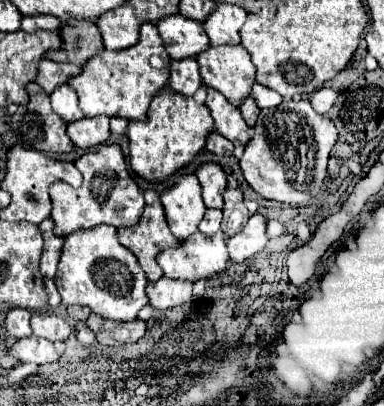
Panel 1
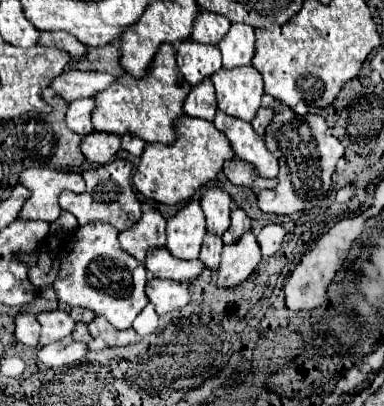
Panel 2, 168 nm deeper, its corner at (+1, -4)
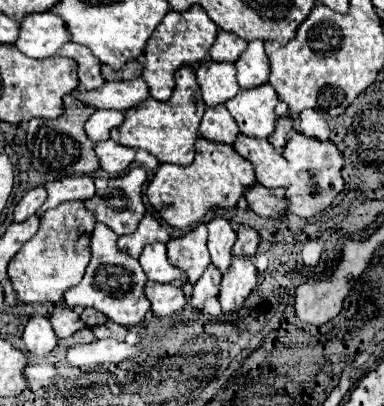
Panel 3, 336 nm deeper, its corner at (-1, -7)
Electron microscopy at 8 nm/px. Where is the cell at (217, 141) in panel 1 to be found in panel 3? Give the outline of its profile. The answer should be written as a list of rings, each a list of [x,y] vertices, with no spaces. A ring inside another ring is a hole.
[[[253,184],[245,192],[245,200],[253,212],[259,216],[279,216],[285,212],[285,202],[283,202],[283,188],[265,188],[261,184]]]

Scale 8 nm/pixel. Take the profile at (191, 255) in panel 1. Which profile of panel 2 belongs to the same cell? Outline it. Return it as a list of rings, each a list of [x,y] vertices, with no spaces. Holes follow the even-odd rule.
[[[165,247],[161,249],[149,249],[147,259],[145,259],[145,267],[161,279],[173,279],[173,281],[189,281],[193,277],[197,277],[205,267],[203,263],[197,261],[183,261],[173,257]]]

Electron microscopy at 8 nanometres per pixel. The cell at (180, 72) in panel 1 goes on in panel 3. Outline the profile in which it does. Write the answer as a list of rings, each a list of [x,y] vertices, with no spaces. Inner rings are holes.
[[[217,104],[205,108],[199,132],[203,138],[223,142],[223,144],[233,144],[235,132],[239,132],[239,128],[231,118],[231,114],[227,112],[227,108],[223,104]]]

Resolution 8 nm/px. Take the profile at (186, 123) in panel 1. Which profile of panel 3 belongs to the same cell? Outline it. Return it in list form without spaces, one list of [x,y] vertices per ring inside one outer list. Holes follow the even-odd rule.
[[[207,138],[195,140],[195,160],[189,166],[159,164],[145,188],[145,196],[159,216],[175,228],[191,228],[201,222],[205,212],[213,206],[233,208],[247,186],[255,184],[251,162],[243,160],[233,146],[213,142]]]

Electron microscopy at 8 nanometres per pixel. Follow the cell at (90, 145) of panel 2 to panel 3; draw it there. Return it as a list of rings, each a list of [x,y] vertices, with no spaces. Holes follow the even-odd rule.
[[[103,140],[95,144],[95,154],[101,162],[101,170],[109,176],[121,176],[135,160],[135,150],[127,146],[119,146],[113,140]]]

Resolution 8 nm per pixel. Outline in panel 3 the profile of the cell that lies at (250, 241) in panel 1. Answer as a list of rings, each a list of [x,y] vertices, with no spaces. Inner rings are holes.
[[[233,256],[231,266],[223,272],[221,280],[221,308],[223,312],[235,312],[241,308],[243,300],[255,288],[257,282],[257,268],[249,256]]]

